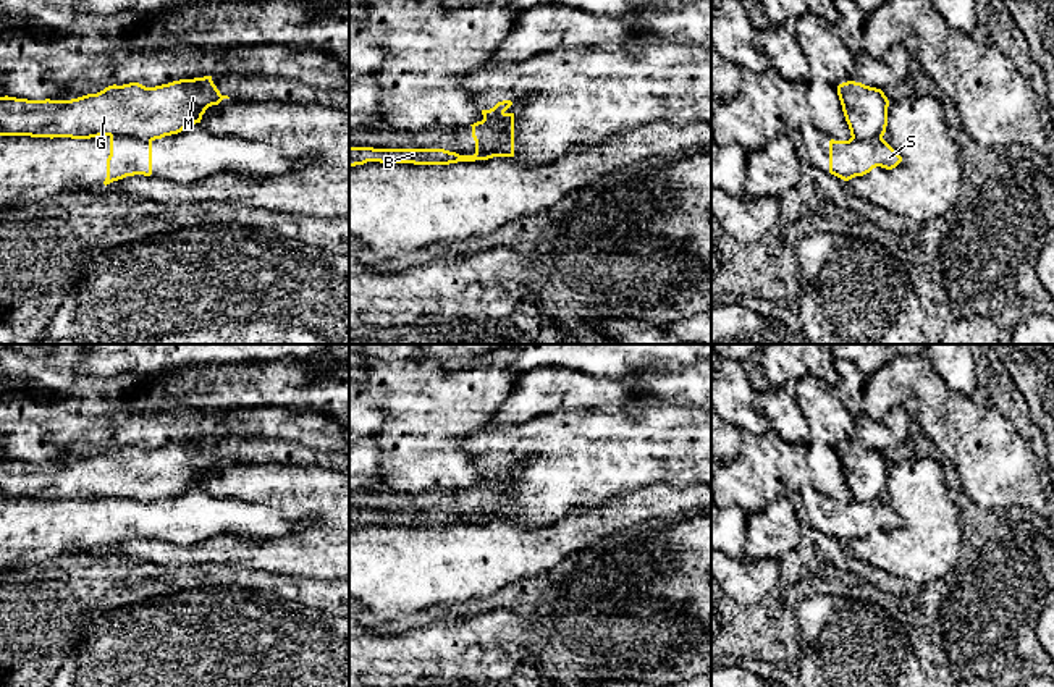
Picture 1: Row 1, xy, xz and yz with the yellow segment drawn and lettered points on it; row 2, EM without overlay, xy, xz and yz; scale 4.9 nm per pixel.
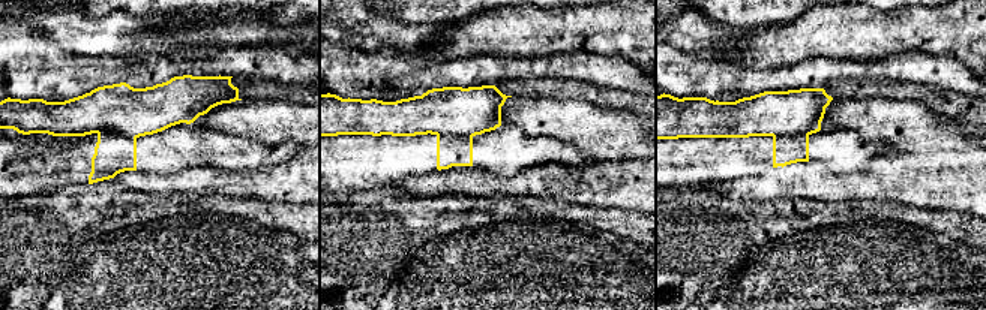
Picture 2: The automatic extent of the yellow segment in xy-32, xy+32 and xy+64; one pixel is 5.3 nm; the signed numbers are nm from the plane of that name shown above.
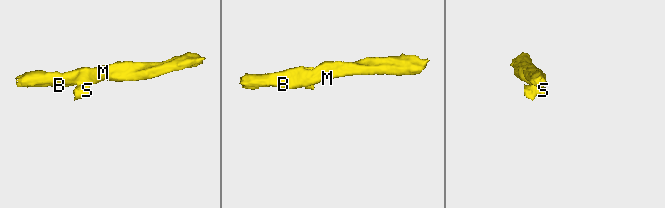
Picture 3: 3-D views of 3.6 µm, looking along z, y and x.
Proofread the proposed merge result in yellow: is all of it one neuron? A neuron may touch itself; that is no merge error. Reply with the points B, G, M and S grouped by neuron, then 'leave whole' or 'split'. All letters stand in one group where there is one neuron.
groups B G M / S; split

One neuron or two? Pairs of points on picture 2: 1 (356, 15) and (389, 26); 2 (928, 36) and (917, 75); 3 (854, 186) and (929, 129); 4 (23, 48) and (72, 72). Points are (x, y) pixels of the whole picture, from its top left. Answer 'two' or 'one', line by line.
1: one
2: two
3: one
4: one

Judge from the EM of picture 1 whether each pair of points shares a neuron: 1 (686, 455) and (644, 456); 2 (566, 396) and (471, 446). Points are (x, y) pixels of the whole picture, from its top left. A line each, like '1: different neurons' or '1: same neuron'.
1: same neuron
2: different neurons

